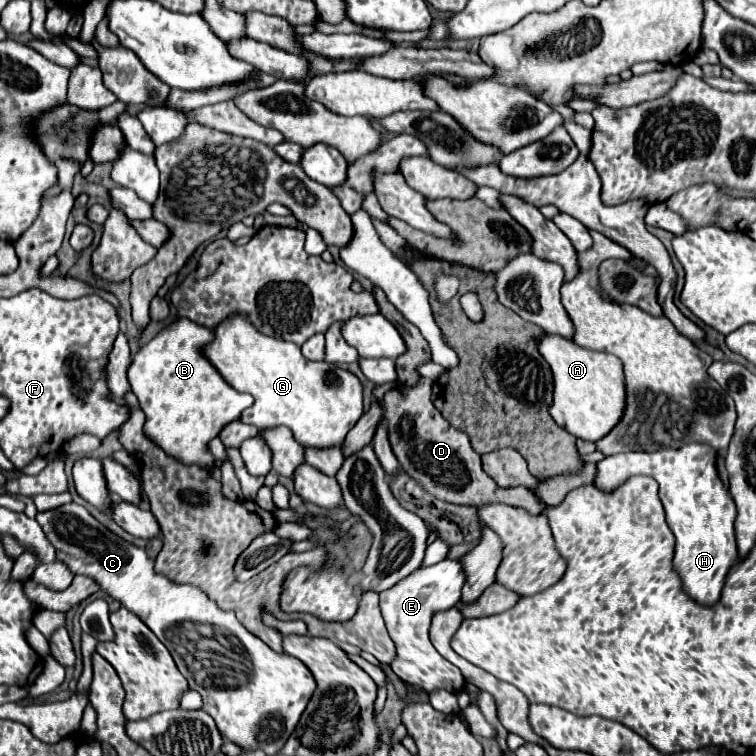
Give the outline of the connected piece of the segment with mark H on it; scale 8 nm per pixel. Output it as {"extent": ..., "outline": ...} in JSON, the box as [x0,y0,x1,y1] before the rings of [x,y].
{"extent":[594,443,740,605],"outline":[[[688,443],[680,449],[662,449],[662,451],[654,451],[654,453],[632,451],[632,453],[610,455],[610,457],[596,463],[594,485],[600,487],[600,491],[604,491],[604,493],[612,493],[618,489],[618,485],[628,481],[628,477],[632,477],[632,475],[648,475],[648,477],[656,479],[660,485],[658,495],[660,495],[660,501],[664,505],[666,523],[676,537],[674,569],[682,579],[682,591],[700,605],[714,605],[720,599],[728,571],[732,569],[732,565],[736,565],[740,561],[736,537],[734,537],[736,505],[716,473],[716,451],[704,443]]]}

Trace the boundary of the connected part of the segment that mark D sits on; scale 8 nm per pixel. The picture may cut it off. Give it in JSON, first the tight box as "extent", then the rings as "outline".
{"extent":[384,379,542,515],"outline":[[[422,379],[414,387],[392,387],[384,395],[384,419],[388,421],[388,439],[400,467],[436,499],[470,507],[506,503],[522,507],[532,515],[542,513],[542,505],[532,491],[526,487],[502,489],[484,471],[480,455],[472,449],[468,435],[454,429],[434,407],[432,381]]]}

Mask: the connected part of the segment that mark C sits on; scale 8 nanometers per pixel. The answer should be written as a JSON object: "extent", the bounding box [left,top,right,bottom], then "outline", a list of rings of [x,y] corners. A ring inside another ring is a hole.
{"extent":[36,503,316,755],"outline":[[[66,503],[66,505],[60,505],[60,507],[56,507],[56,509],[50,509],[50,511],[42,511],[42,513],[38,513],[36,515],[36,521],[40,523],[40,527],[42,527],[42,531],[44,531],[44,535],[48,537],[48,541],[54,545],[54,549],[56,549],[56,559],[58,561],[62,561],[74,575],[76,573],[80,573],[80,575],[86,575],[86,577],[92,577],[98,585],[100,585],[100,589],[102,591],[106,591],[112,599],[116,599],[116,601],[120,601],[126,609],[130,609],[132,613],[136,613],[142,621],[144,621],[144,625],[170,649],[170,653],[172,653],[172,657],[174,657],[174,661],[176,661],[176,665],[178,665],[178,669],[180,669],[180,673],[188,679],[188,683],[190,683],[190,689],[194,689],[194,691],[198,691],[200,695],[202,695],[202,701],[204,701],[204,711],[216,721],[216,725],[218,725],[218,729],[220,729],[220,733],[224,735],[224,739],[228,739],[228,741],[232,741],[232,743],[236,743],[236,745],[240,745],[244,751],[252,751],[252,749],[262,749],[266,755],[276,755],[280,749],[282,749],[282,745],[286,743],[286,739],[292,735],[292,731],[294,731],[294,727],[296,727],[296,723],[300,721],[300,715],[304,713],[304,709],[306,709],[306,705],[308,705],[308,701],[310,701],[310,697],[312,697],[312,693],[316,691],[316,681],[314,681],[314,677],[312,677],[312,673],[310,673],[310,669],[300,661],[300,659],[294,659],[292,655],[288,655],[288,653],[276,653],[274,649],[270,649],[268,645],[264,645],[264,641],[260,641],[254,633],[250,633],[238,619],[236,619],[236,615],[232,613],[232,611],[222,611],[206,593],[202,593],[200,589],[196,589],[196,587],[192,587],[192,585],[180,585],[180,583],[174,583],[174,581],[170,581],[170,579],[166,579],[166,577],[162,577],[162,575],[158,575],[158,573],[154,573],[154,565],[152,565],[152,561],[148,559],[148,555],[144,553],[144,549],[140,549],[140,547],[134,547],[132,543],[128,543],[128,541],[124,541],[124,539],[120,539],[118,535],[114,535],[112,531],[108,531],[108,529],[104,529],[82,505],[78,505],[78,503]],[[236,647],[240,647],[244,653],[234,653],[234,649]],[[196,649],[202,649],[202,655],[196,655]]]}

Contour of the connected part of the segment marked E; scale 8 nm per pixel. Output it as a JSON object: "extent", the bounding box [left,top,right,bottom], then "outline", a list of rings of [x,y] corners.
{"extent":[380,559,466,693],"outline":[[[444,559],[432,567],[420,567],[406,579],[398,581],[392,589],[380,593],[380,609],[386,621],[386,629],[396,645],[396,657],[390,663],[392,671],[412,685],[422,687],[424,691],[432,693],[436,689],[446,691],[460,691],[466,681],[458,667],[446,661],[430,643],[428,629],[430,619],[436,611],[444,611],[454,607],[460,601],[460,591],[464,587],[464,569],[460,561]]]}

